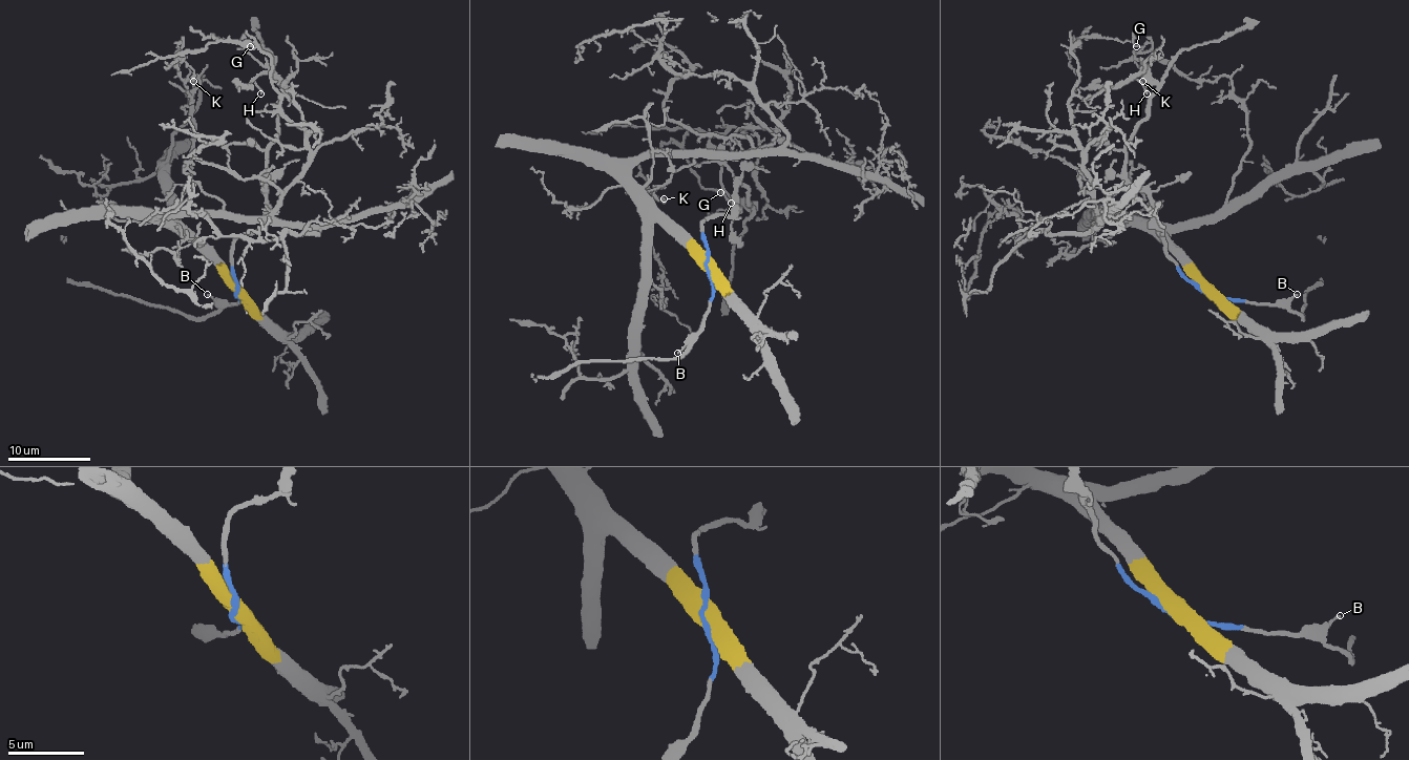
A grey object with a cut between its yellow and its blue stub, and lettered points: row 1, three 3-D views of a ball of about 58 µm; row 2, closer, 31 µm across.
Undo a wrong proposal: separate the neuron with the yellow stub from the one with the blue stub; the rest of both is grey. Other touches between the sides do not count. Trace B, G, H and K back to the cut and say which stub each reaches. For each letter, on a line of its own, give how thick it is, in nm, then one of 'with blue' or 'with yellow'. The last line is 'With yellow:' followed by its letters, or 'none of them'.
B: 140 nm | with blue
G: 120 nm | with yellow
H: 120 nm | with blue
K: 200 nm | with yellow
With yellow: G, K

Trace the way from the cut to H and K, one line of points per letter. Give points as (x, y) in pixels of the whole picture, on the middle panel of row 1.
H: (708, 262), (701, 224), (735, 209), (737, 183), (748, 189), (753, 211), (724, 195), (731, 203)
K: (708, 265), (654, 222), (650, 281), (665, 307), (663, 288), (669, 286), (650, 236), (648, 191), (663, 199)

